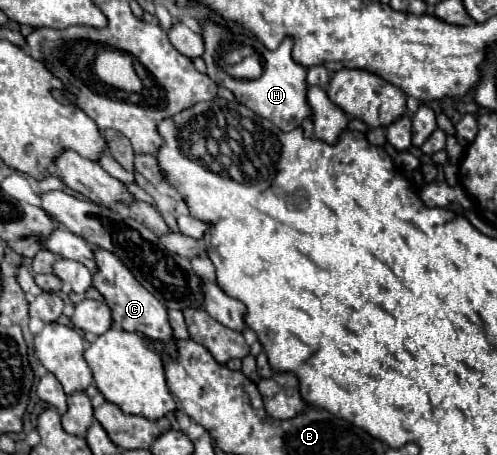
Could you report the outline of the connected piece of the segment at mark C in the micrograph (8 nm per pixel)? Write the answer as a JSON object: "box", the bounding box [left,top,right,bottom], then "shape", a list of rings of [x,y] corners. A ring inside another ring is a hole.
{"box":[92,247,172,339],"shape":[[[94,247],[94,259],[96,259],[96,273],[92,275],[92,285],[106,299],[106,305],[112,311],[112,319],[124,331],[144,331],[144,335],[152,335],[152,339],[172,339],[172,327],[168,323],[166,307],[136,281],[136,277],[128,271],[128,267],[124,267],[124,263],[112,251],[100,247]]]}

